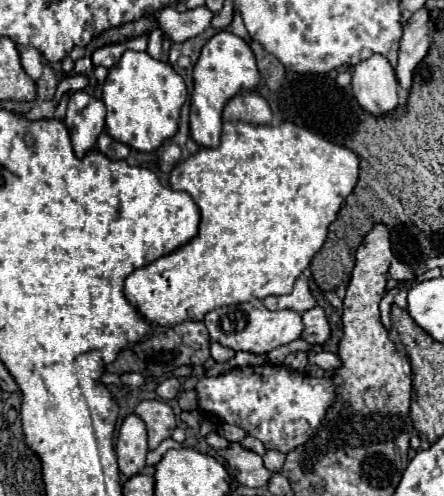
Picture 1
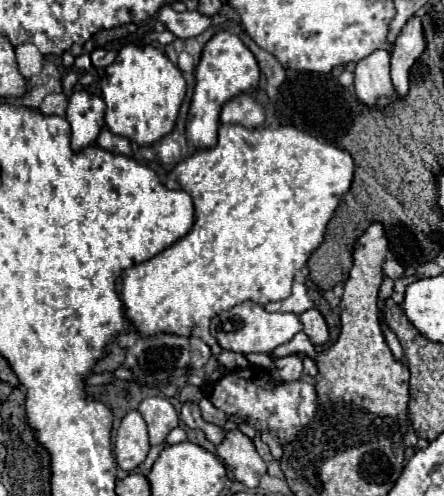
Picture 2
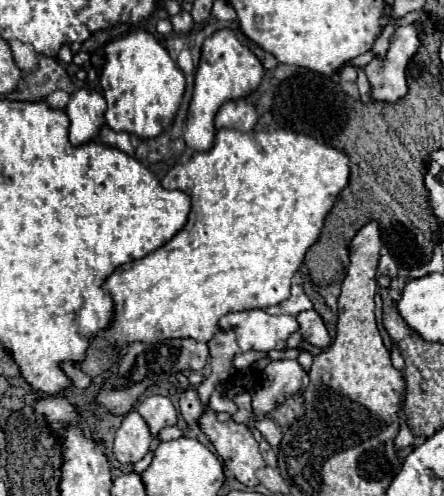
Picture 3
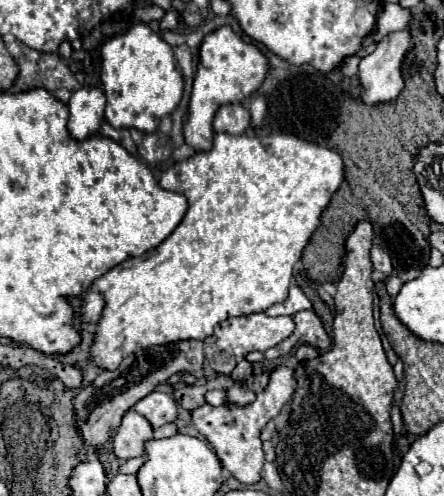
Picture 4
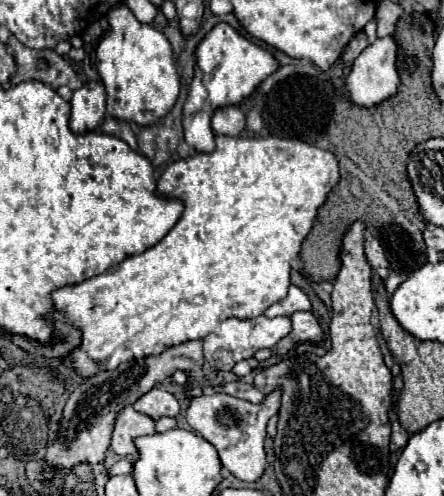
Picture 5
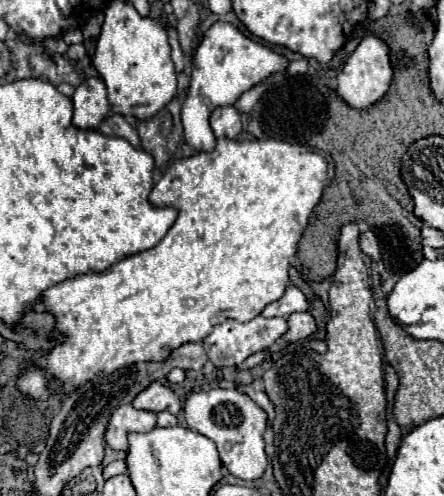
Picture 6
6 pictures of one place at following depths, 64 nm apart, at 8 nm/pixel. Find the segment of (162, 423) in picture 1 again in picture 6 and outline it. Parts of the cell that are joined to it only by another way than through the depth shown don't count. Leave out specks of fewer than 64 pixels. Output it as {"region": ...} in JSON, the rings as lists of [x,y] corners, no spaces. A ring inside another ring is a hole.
{"region":[[[152,382],[146,390],[142,390],[134,402],[132,402],[134,408],[138,410],[148,410],[148,412],[170,412],[170,414],[178,414],[180,412],[180,400],[178,396],[162,386],[160,382]]]}

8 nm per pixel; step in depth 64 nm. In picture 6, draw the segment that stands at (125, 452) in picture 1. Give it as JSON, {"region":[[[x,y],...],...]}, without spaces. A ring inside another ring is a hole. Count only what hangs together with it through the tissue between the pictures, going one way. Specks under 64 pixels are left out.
{"region":[[[132,404],[116,408],[106,430],[106,442],[112,450],[128,452],[128,432],[150,432],[156,428],[156,414],[136,410]]]}

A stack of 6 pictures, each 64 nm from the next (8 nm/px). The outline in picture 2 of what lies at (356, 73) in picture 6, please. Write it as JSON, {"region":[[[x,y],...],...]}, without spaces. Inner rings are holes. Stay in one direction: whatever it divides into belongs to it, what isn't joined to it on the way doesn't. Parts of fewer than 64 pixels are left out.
{"region":[[[412,16],[394,42],[390,74],[392,74],[392,84],[396,88],[396,96],[402,98],[408,94],[410,68],[422,56],[424,50],[426,50],[426,38],[422,28],[422,18]]]}

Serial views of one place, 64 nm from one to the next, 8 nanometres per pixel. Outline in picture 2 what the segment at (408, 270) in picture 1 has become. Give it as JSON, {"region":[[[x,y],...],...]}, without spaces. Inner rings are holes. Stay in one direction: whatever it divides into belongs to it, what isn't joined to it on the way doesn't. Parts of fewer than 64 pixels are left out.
{"region":[[[386,258],[386,262],[384,262],[384,274],[386,274],[388,278],[396,280],[396,278],[402,278],[402,276],[404,276],[404,268],[402,268],[396,260]]]}

